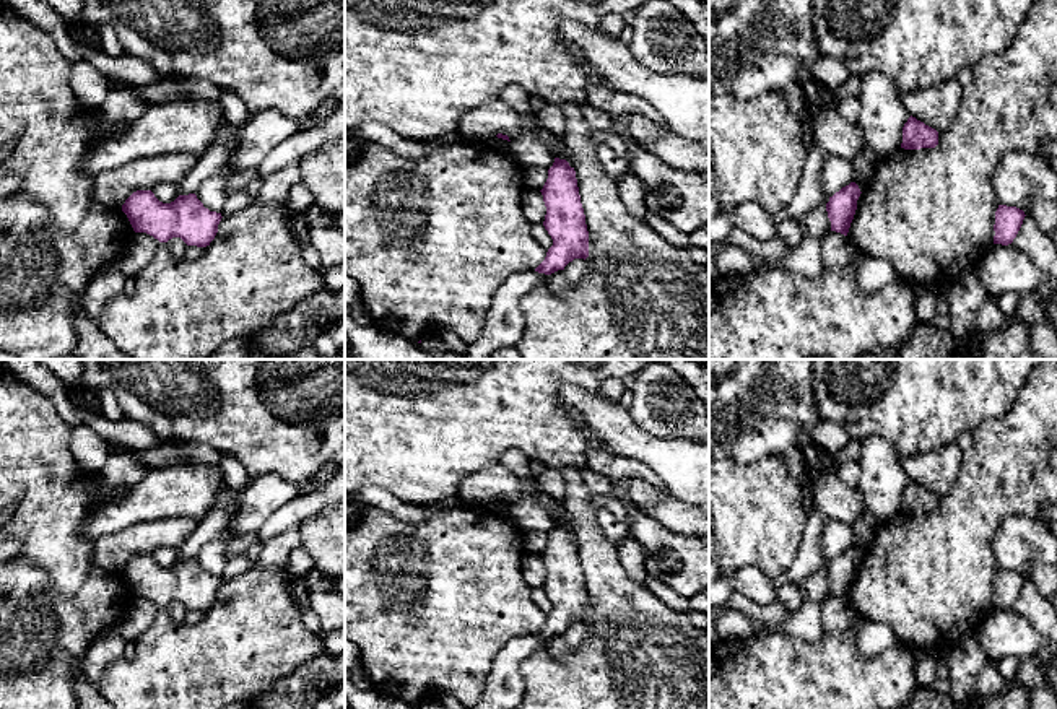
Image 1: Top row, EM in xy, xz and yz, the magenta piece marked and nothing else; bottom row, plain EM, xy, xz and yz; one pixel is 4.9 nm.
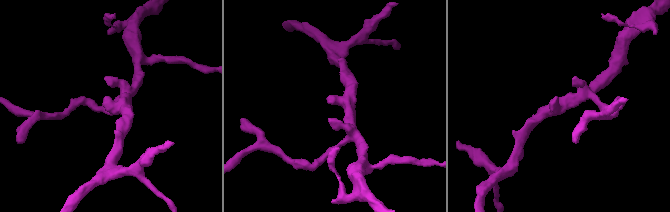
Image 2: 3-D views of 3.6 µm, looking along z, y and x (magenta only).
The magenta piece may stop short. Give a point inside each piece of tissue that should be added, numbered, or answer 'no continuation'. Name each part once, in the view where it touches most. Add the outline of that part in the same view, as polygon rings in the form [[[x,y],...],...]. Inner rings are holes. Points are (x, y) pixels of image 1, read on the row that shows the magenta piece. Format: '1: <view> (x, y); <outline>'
no continuation

